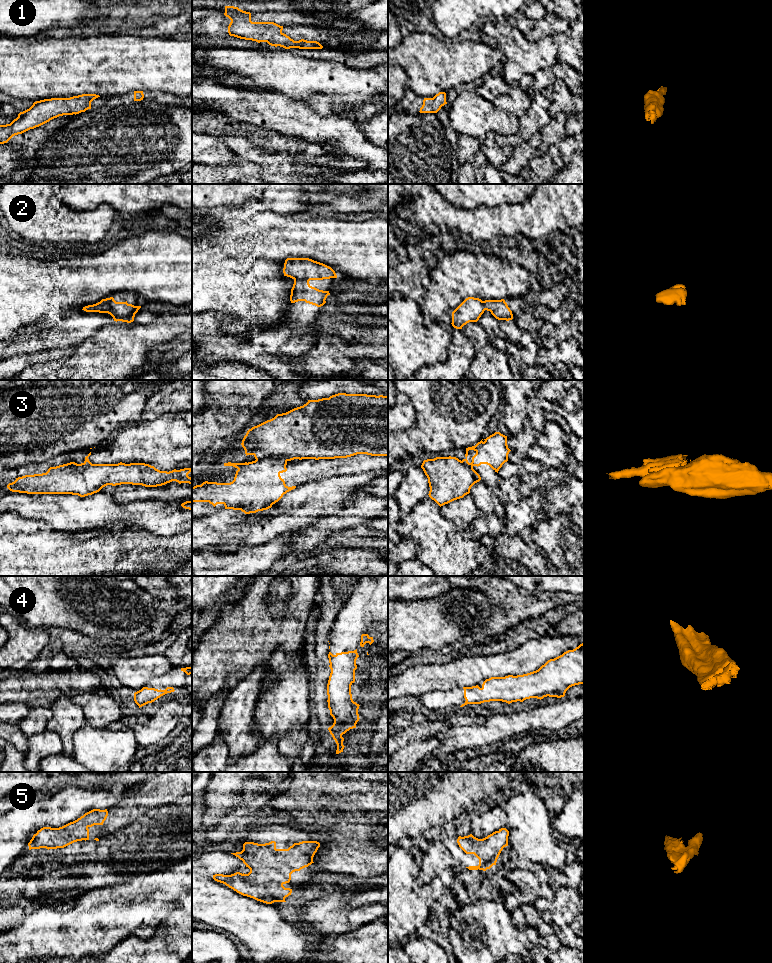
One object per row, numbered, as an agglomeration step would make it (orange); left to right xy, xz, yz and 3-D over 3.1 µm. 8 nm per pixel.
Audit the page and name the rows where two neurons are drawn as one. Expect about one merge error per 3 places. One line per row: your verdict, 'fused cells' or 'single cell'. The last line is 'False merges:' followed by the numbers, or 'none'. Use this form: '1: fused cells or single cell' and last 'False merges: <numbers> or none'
1: single cell
2: single cell
3: fused cells
4: single cell
5: single cell
False merges: 3

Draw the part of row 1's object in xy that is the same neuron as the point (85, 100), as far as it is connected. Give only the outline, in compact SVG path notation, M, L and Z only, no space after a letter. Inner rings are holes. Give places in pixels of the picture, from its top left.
M82 94L70 98L51 98L36 101L29 109L20 112L18 117L10 124L0 125L0 144L7 143L13 136L39 127L59 116L76 115L85 112L86 110L91 109L91 102L98 97L100 96L96 94Z

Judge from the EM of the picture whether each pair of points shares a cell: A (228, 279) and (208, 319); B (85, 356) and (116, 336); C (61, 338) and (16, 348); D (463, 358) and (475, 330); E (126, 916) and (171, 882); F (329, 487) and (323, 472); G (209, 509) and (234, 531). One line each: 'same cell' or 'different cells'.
A: different cells
B: same cell
C: same cell
D: different cells
E: same cell
F: different cells
G: different cells

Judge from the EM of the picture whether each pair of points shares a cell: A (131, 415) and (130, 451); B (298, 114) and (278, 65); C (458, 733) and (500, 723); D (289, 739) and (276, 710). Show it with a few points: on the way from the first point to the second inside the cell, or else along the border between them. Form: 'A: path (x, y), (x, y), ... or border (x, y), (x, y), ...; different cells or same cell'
A: border (140, 421), (124, 424); different cells
B: border (289, 97), (301, 101); different cells
C: path (468, 733), (486, 733), (490, 731); same cell
D: border (301, 728), (293, 726), (279, 741); different cells

